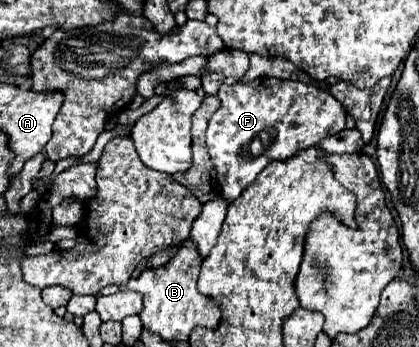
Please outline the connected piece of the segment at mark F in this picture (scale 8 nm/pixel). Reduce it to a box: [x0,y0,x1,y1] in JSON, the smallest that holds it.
[206,78,346,202]

